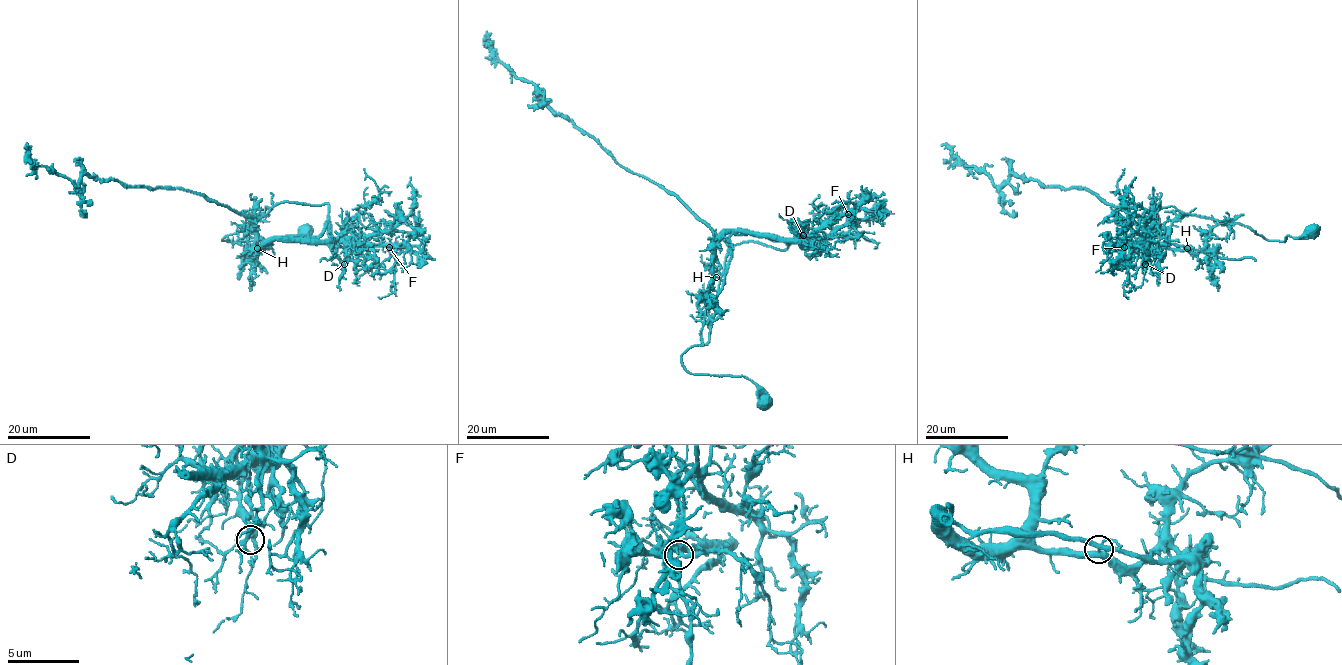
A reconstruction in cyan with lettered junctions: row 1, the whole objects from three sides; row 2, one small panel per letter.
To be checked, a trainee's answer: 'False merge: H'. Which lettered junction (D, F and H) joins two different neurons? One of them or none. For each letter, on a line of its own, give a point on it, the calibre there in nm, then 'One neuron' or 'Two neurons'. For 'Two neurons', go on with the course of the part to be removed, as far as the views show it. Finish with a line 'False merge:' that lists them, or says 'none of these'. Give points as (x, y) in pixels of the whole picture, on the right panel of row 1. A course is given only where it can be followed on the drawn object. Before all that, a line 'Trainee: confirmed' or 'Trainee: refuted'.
Trainee: confirmed
D: Place: (1145, 264). Thickness 240 nm. One neuron
F: Place: (1124, 247). Thickness 320 nm. One neuron
H: Place: (1187, 248). Thickness 280 nm. Two neurons. Course of the part to remove: (1186, 248), (1144, 240), (1159, 205), (1151, 202), (1230, 220), (1267, 240), (1300, 238), (1319, 226)
False merge: H

